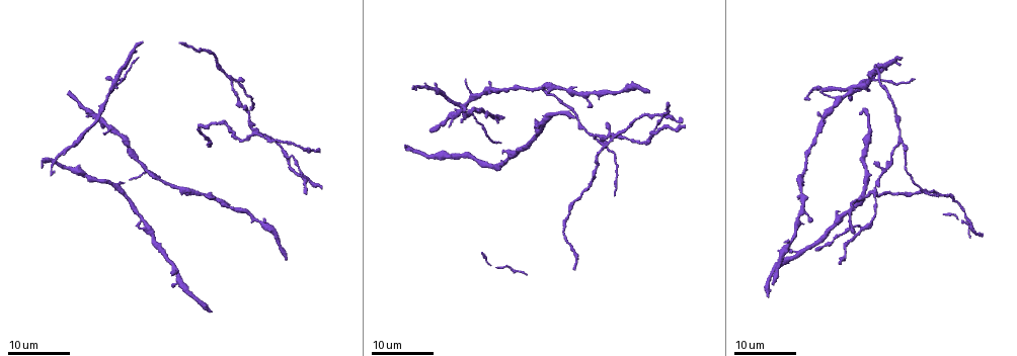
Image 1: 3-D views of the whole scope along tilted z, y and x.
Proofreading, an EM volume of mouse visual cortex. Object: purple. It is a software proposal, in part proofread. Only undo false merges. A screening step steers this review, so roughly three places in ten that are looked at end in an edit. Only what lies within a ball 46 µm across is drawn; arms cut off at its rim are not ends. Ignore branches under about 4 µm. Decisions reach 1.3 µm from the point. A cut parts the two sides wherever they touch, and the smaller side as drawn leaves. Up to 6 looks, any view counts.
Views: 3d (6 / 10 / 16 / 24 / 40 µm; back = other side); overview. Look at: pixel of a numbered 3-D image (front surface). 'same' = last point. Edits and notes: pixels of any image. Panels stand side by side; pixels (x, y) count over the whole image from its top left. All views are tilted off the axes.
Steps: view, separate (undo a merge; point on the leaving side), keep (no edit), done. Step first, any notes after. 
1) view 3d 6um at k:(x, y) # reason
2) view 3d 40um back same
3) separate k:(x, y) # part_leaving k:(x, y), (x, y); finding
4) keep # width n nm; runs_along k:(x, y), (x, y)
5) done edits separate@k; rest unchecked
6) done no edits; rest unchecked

view 3d 24um at 1:(899, 143) # three arms meet

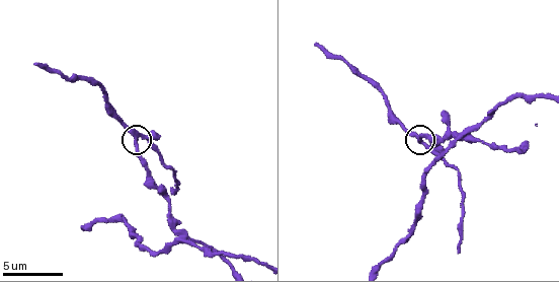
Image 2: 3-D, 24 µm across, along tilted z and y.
view 3d 6um at 2:(136, 139)

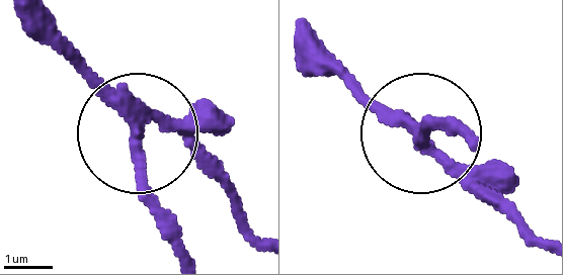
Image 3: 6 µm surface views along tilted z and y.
separate 3:(191, 120) # part_leaving 3:(139, 114), (207, 165), (254, 238); a second cell is stuck on

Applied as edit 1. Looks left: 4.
view overview

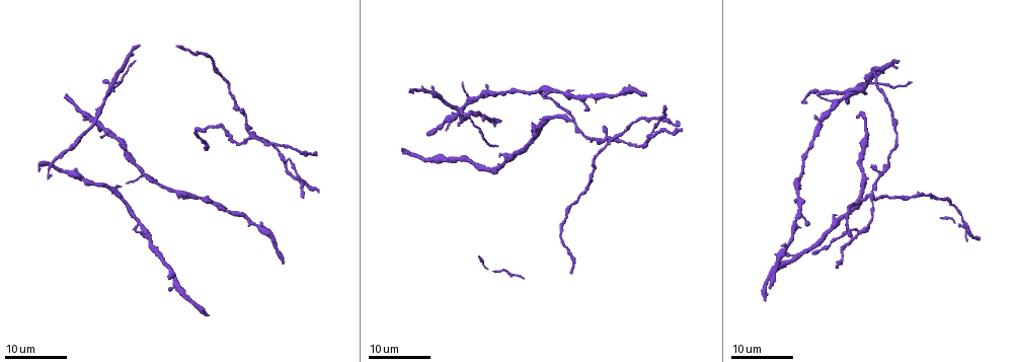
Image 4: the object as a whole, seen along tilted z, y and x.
view 3d 24um at 4:(859, 231) # branch point

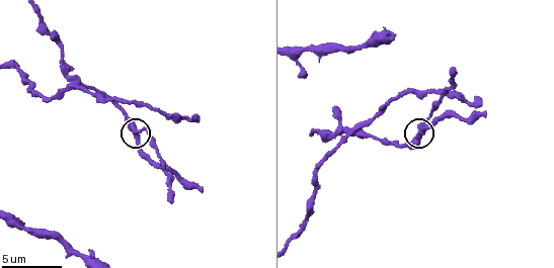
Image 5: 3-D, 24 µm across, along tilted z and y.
view 3d 10um at 5:(136, 136)

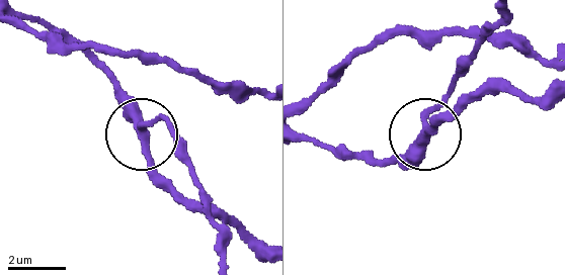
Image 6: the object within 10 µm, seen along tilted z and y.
keep # runs_along 6:(22, 12), (73, 35), (94, 58), (174, 196); one cell here

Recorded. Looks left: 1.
view 3d 16um at 5:(360, 127) # four arms meet

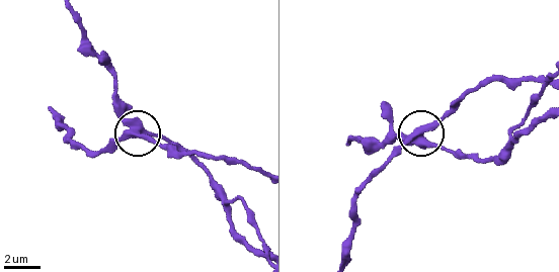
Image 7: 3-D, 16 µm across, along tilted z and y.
separate 7:(114, 144) # width 400 nm; part_leaving 7:(415, 133), (361, 191), (345, 255); a second cell is stuck on

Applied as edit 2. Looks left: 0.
done edits separate@3, separate@7; rest unchecked

